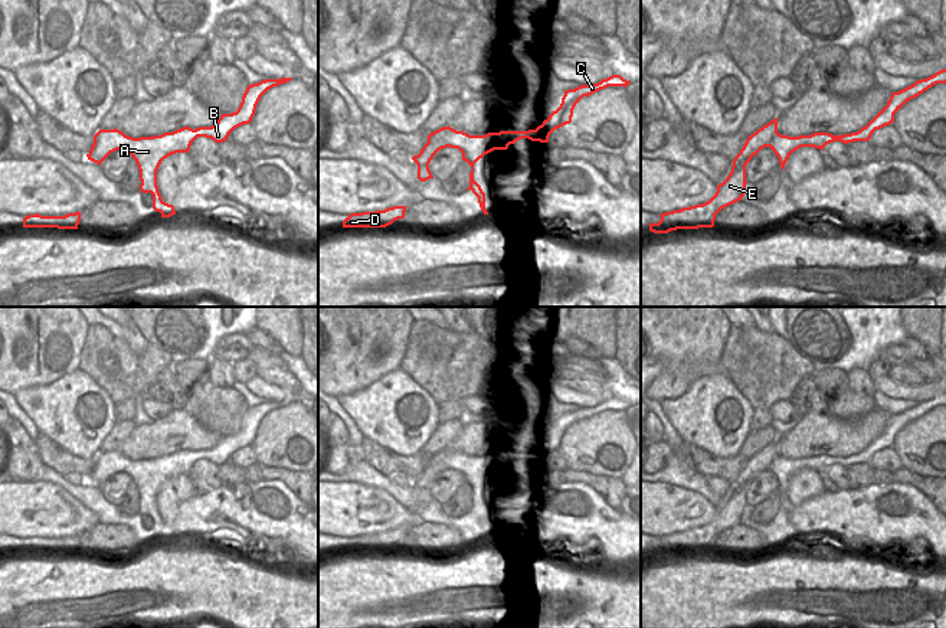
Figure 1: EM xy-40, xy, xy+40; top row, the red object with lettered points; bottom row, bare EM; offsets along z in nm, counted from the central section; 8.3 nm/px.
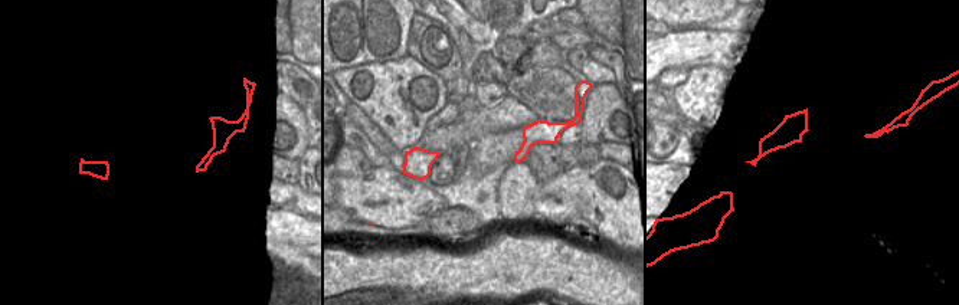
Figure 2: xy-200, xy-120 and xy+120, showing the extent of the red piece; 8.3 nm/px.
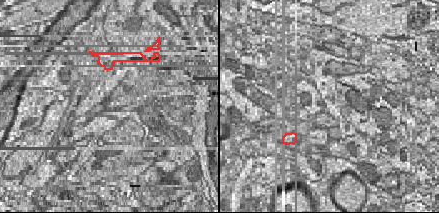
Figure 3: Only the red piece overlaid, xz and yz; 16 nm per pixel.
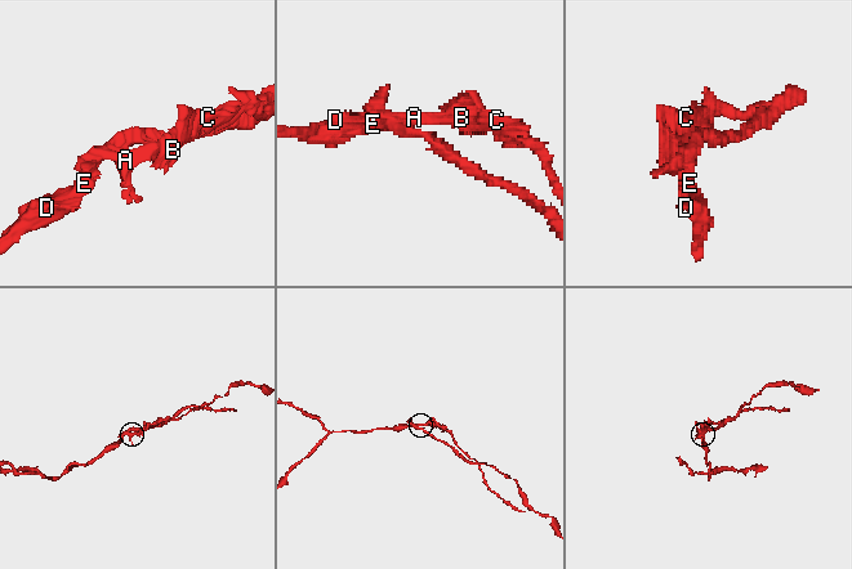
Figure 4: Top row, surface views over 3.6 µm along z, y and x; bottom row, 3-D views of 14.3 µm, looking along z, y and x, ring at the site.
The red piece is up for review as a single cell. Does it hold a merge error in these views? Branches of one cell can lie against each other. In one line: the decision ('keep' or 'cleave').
cleave

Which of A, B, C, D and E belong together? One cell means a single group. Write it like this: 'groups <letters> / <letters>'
groups A B C / D E

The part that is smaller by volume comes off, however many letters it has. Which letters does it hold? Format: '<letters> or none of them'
A, B, C

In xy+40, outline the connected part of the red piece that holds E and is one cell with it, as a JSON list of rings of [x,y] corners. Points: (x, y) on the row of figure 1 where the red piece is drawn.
[[[775,118],[749,135],[743,148],[733,160],[730,174],[717,186],[716,194],[708,202],[661,213],[658,223],[649,223],[649,230],[654,233],[668,233],[677,229],[713,228],[716,215],[744,196],[747,163],[762,148],[769,147],[778,134],[778,118]]]

